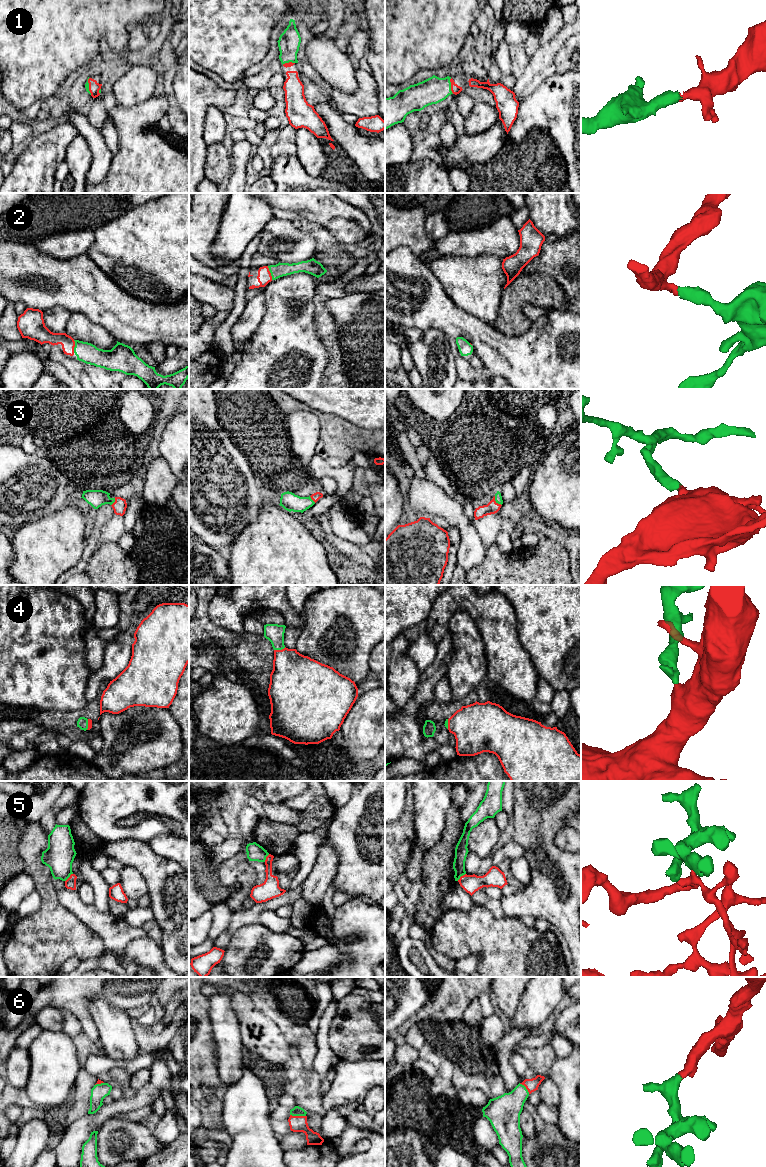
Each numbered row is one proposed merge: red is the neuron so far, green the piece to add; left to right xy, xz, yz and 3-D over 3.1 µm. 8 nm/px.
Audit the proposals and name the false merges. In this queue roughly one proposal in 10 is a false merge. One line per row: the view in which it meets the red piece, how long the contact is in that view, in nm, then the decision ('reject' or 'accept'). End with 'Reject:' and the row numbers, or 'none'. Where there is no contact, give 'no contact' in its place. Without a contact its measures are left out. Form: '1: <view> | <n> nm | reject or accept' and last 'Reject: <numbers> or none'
1: yz | 130 nm | accept
2: xz | 120 nm | accept
3: yz | 100 nm | accept
4: xz | 100 nm | accept
5: yz | 90 nm | reject
6: xz | 130 nm | accept
Reject: 5

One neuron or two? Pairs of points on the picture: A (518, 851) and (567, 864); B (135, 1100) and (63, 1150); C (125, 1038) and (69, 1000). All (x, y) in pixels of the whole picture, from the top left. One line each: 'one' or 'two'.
A: two
B: one
C: two

